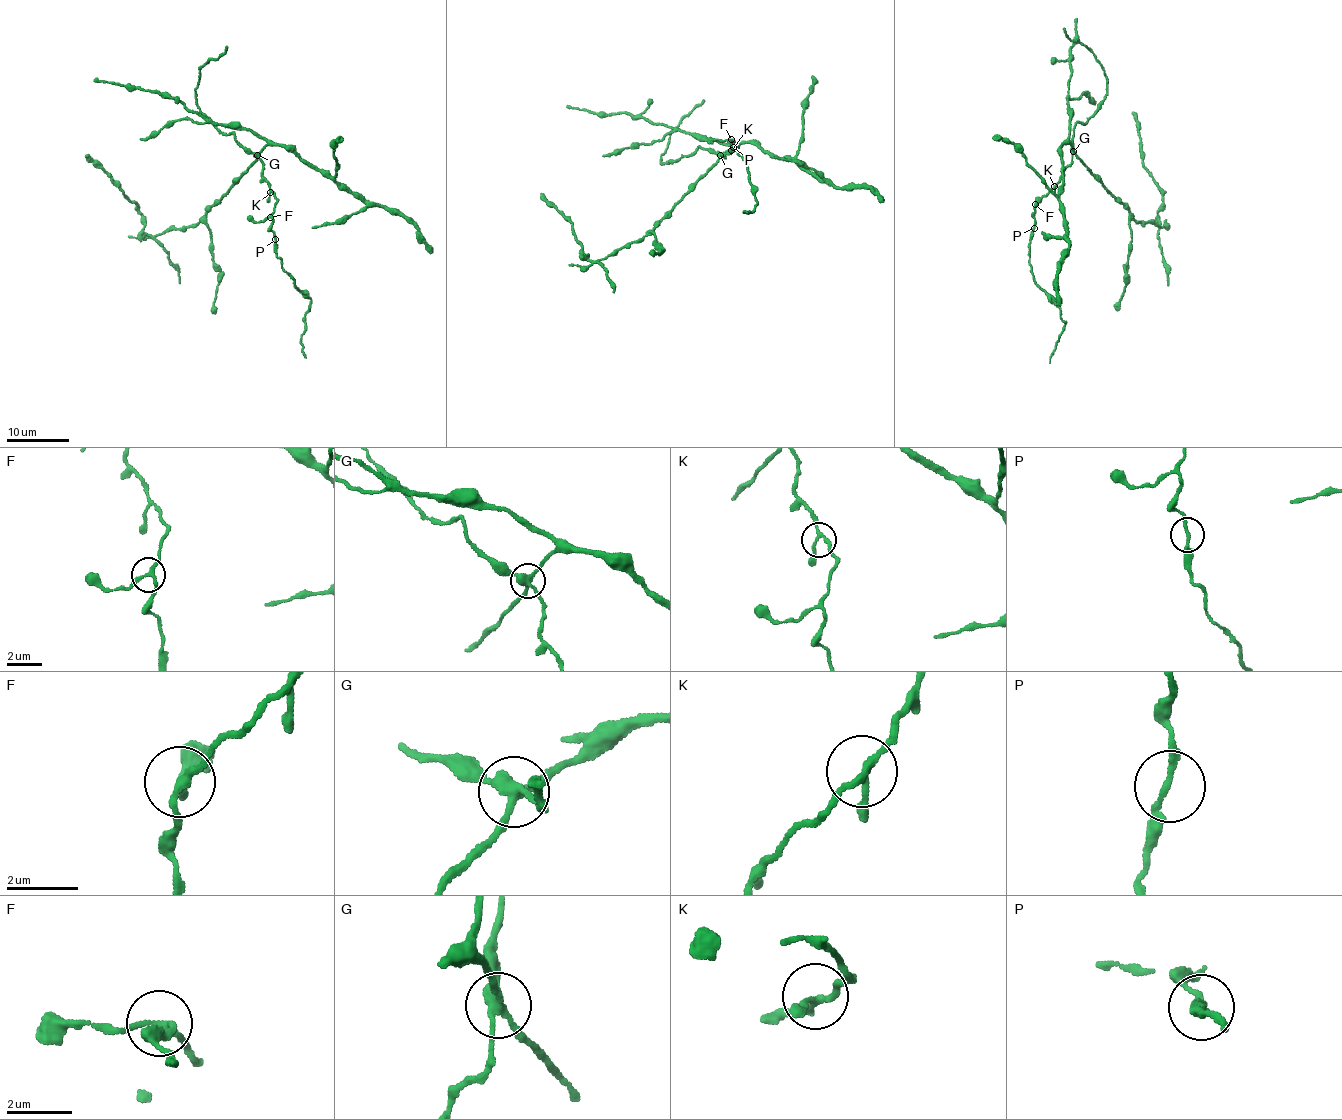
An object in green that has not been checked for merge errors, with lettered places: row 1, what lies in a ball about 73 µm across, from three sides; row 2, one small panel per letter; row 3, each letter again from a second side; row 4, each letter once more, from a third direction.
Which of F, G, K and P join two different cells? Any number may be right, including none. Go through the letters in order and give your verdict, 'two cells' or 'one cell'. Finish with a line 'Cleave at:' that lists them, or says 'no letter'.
F: one cell
G: two cells
K: one cell
P: one cell
Cleave at: G

